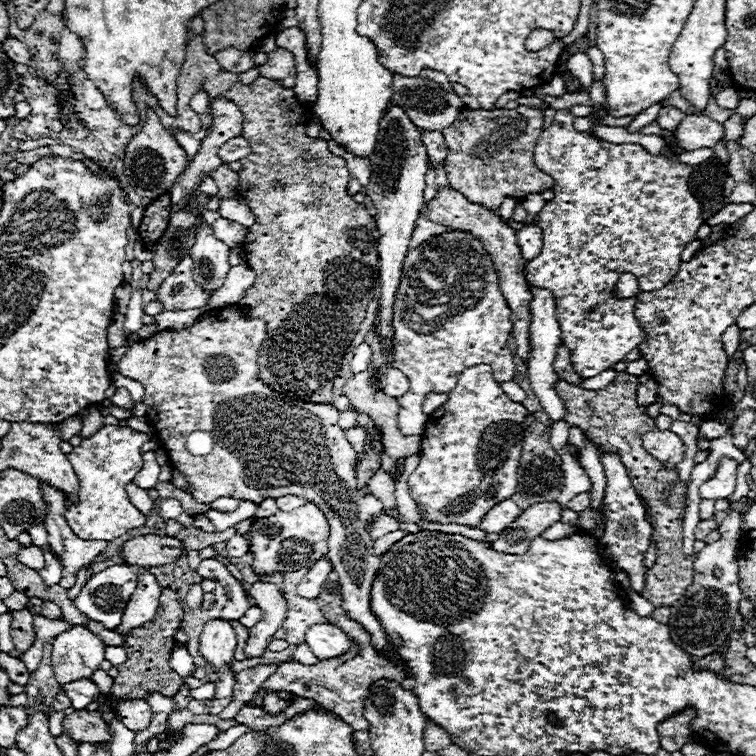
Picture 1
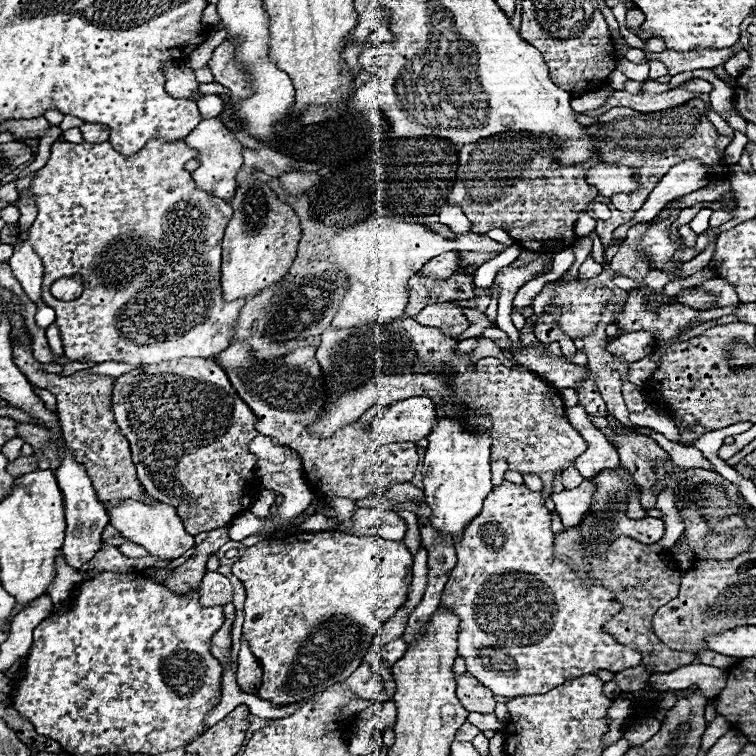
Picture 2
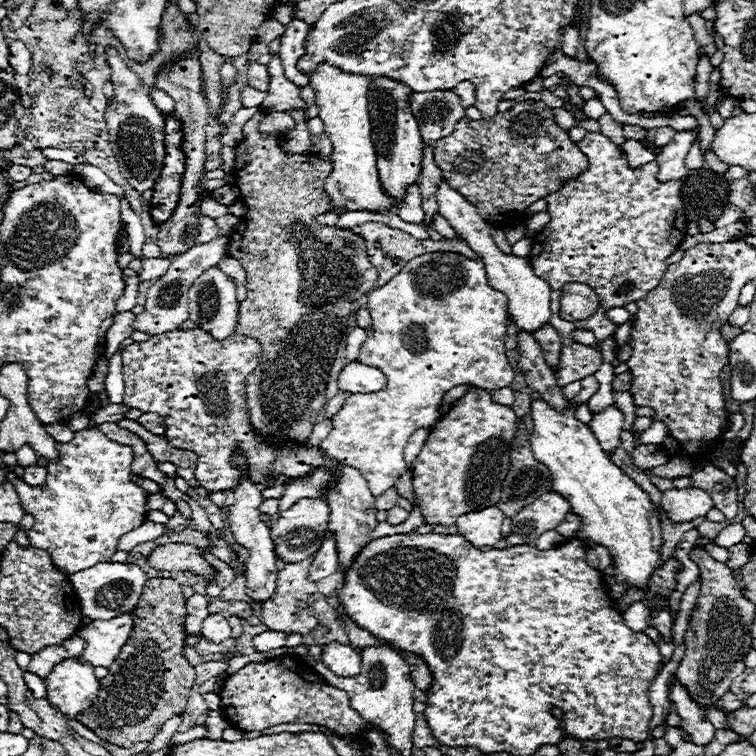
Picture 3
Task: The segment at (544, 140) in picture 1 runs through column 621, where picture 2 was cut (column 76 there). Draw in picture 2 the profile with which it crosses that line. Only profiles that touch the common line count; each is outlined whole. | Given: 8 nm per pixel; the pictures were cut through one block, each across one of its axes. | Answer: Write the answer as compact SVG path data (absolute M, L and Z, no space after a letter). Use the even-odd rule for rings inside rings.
M150 140L140 152L134 156L122 156L118 154L110 142L102 144L70 144L70 142L56 142L50 150L50 158L42 170L36 172L32 184L28 186L28 192L32 194L38 214L32 226L28 228L28 242L32 244L34 252L40 256L44 264L44 280L42 280L42 300L56 310L56 326L60 330L60 338L64 344L64 354L70 360L76 362L126 362L132 366L138 364L160 364L166 360L178 360L178 358L212 358L216 352L222 352L228 348L232 338L232 326L238 318L240 308L246 304L246 300L240 302L224 302L222 290L220 290L220 240L224 238L224 228L228 220L232 218L232 206L224 200L216 200L216 196L210 196L204 190L196 190L196 184L188 170L184 170L184 164L192 158L196 158L198 152L194 148L188 148L184 140ZM70 276L82 276L84 280L84 292L80 298L72 302L60 302L50 294L50 286L60 278Z

